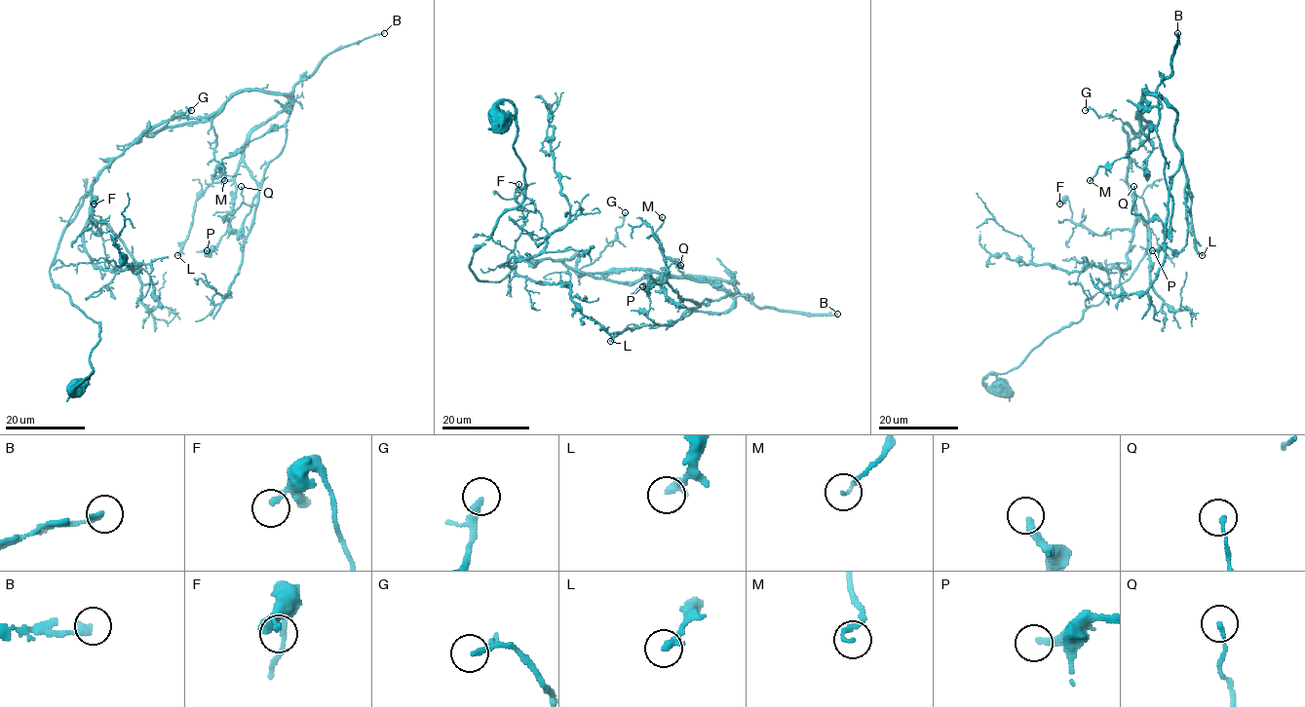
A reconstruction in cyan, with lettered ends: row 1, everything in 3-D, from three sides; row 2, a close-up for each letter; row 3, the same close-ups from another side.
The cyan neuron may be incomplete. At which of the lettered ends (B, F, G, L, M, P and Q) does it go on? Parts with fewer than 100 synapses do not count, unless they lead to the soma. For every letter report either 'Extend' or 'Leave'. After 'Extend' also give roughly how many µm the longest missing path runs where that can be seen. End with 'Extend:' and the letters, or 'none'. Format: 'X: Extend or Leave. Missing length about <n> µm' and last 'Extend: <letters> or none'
B: Extend. Missing length about 110 µm
F: Leave
G: Leave
L: Leave
M: Leave
P: Leave
Q: Leave
Extend: B

